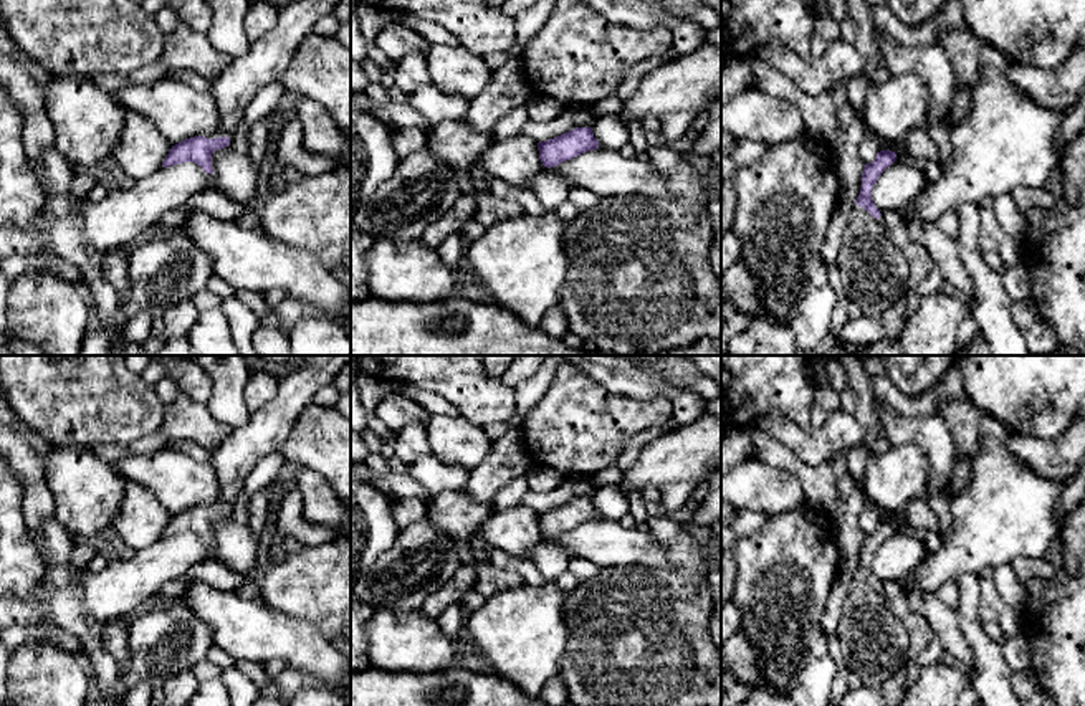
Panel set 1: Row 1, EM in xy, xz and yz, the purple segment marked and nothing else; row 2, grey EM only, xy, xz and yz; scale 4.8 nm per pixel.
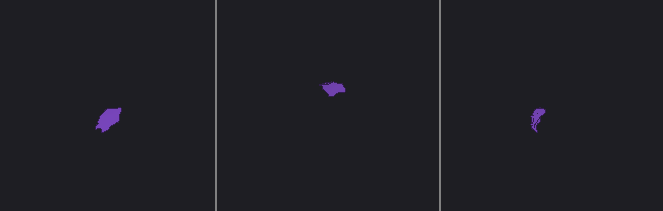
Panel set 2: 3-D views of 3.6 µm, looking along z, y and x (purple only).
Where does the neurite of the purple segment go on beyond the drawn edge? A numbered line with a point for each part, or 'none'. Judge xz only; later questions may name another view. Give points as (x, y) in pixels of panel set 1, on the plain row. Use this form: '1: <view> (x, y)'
none

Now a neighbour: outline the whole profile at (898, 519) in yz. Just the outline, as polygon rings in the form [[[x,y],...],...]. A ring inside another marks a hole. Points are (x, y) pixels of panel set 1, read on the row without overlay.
[[[878,509],[880,521],[891,521],[896,524],[896,531],[900,532],[910,532],[916,539],[923,541],[926,539],[926,531],[920,527],[913,527],[911,524],[906,522],[903,514],[891,514],[885,509]]]

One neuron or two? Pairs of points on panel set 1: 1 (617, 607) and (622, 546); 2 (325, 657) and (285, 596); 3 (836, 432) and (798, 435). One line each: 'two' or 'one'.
1: two
2: two
3: one

